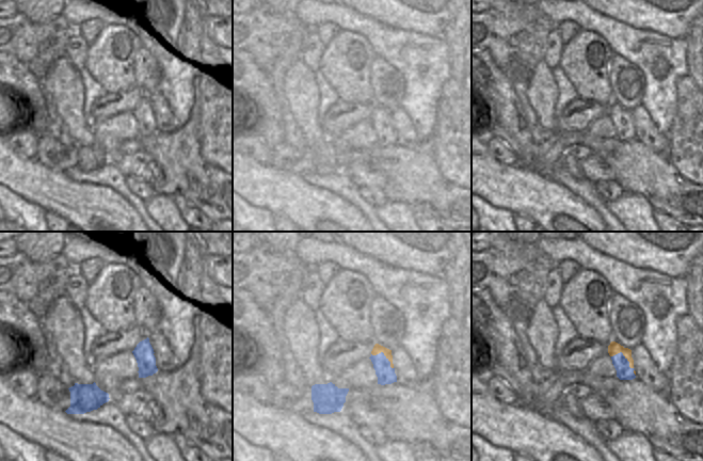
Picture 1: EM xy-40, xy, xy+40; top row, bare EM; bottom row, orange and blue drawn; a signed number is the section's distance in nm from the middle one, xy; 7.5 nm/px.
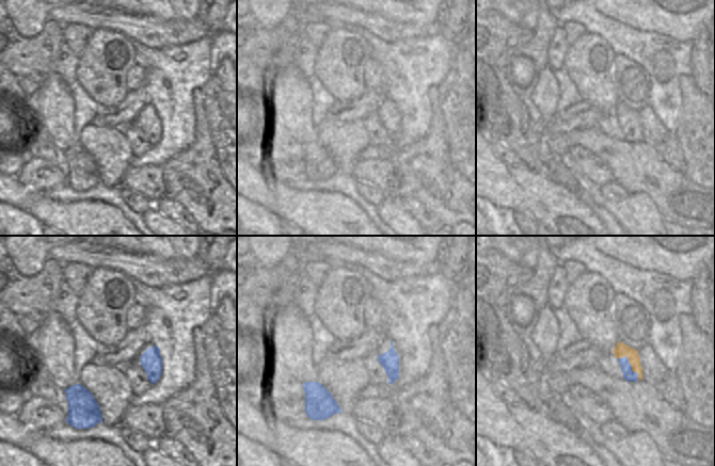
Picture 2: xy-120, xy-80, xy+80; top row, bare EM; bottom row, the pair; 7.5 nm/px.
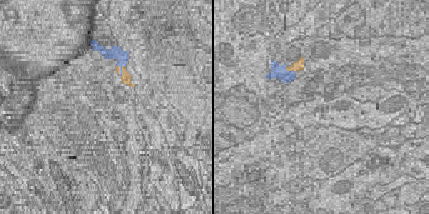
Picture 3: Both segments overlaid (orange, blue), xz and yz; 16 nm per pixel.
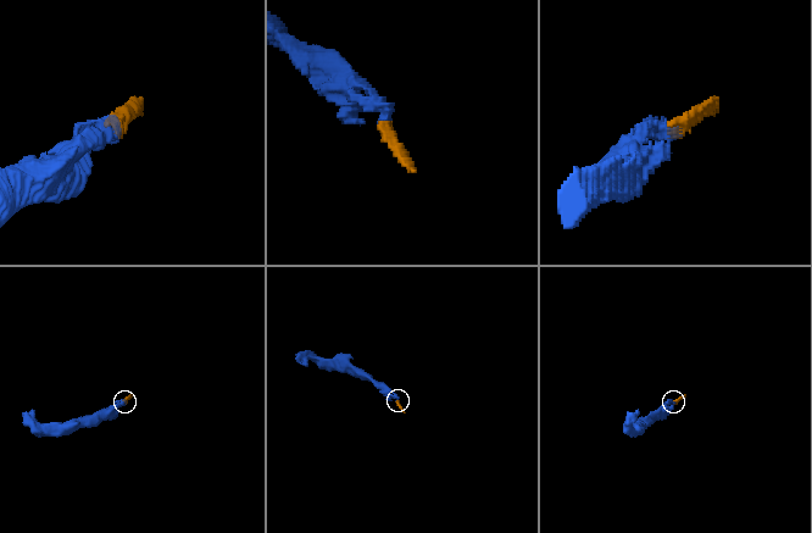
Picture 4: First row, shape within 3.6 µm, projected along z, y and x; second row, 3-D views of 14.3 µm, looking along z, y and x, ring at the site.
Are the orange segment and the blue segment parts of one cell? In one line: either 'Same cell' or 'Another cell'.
Another cell.

